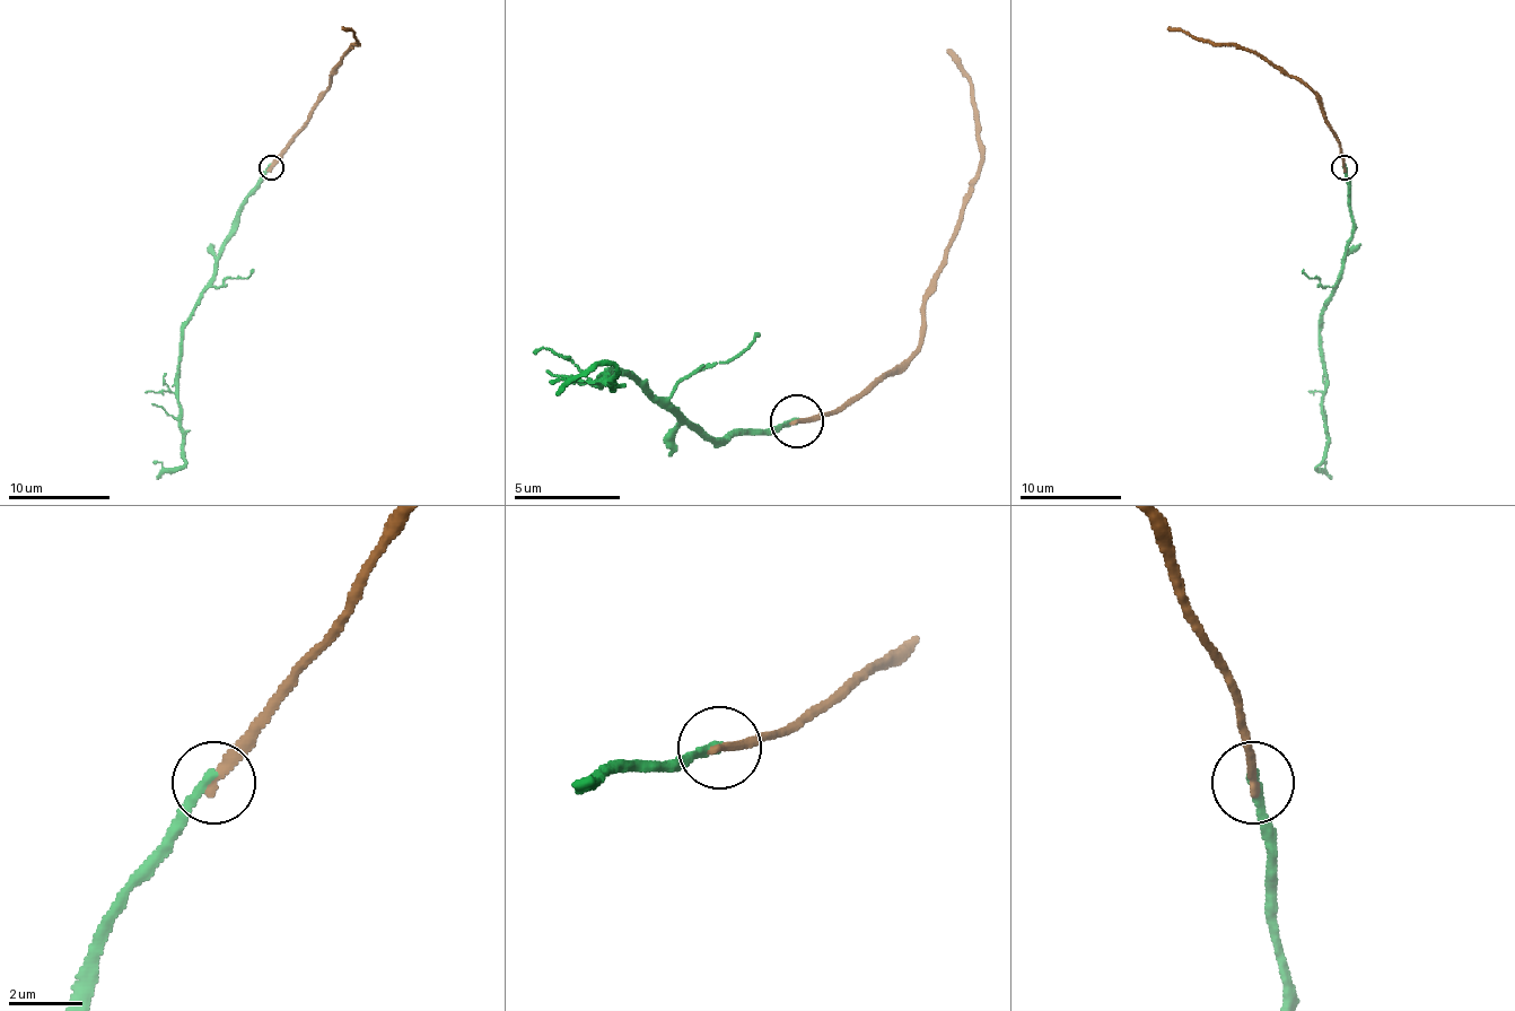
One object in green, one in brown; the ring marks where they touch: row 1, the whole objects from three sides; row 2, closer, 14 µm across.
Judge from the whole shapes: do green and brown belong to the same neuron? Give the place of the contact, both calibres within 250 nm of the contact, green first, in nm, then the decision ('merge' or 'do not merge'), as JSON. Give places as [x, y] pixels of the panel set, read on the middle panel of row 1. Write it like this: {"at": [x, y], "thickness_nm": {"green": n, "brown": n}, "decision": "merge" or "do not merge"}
{"at": [797, 421], "thickness_nm": {"green": 240, "brown": 280}, "decision": "do not merge"}

